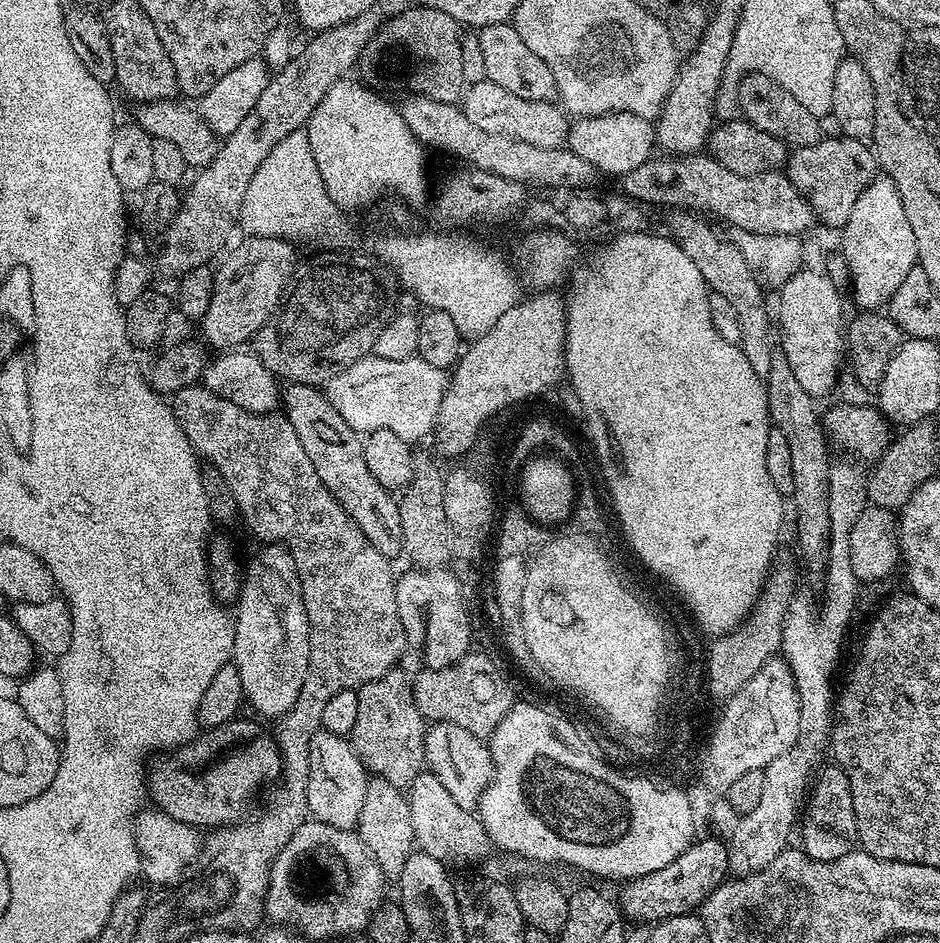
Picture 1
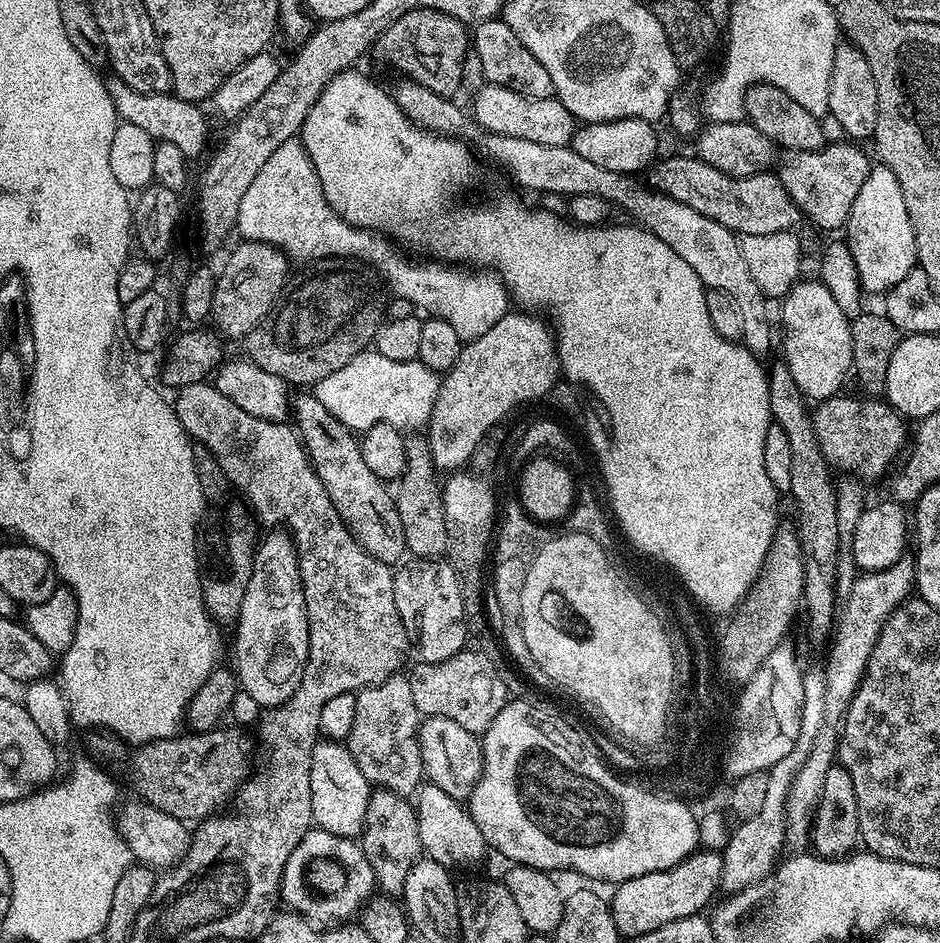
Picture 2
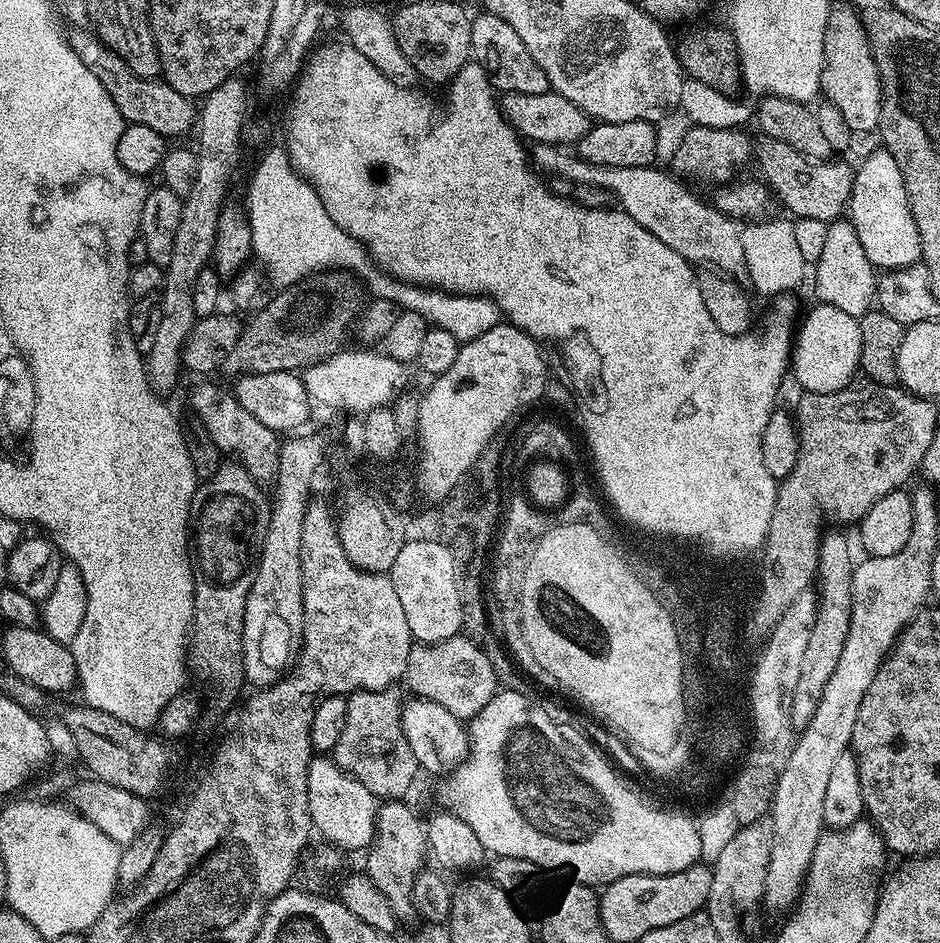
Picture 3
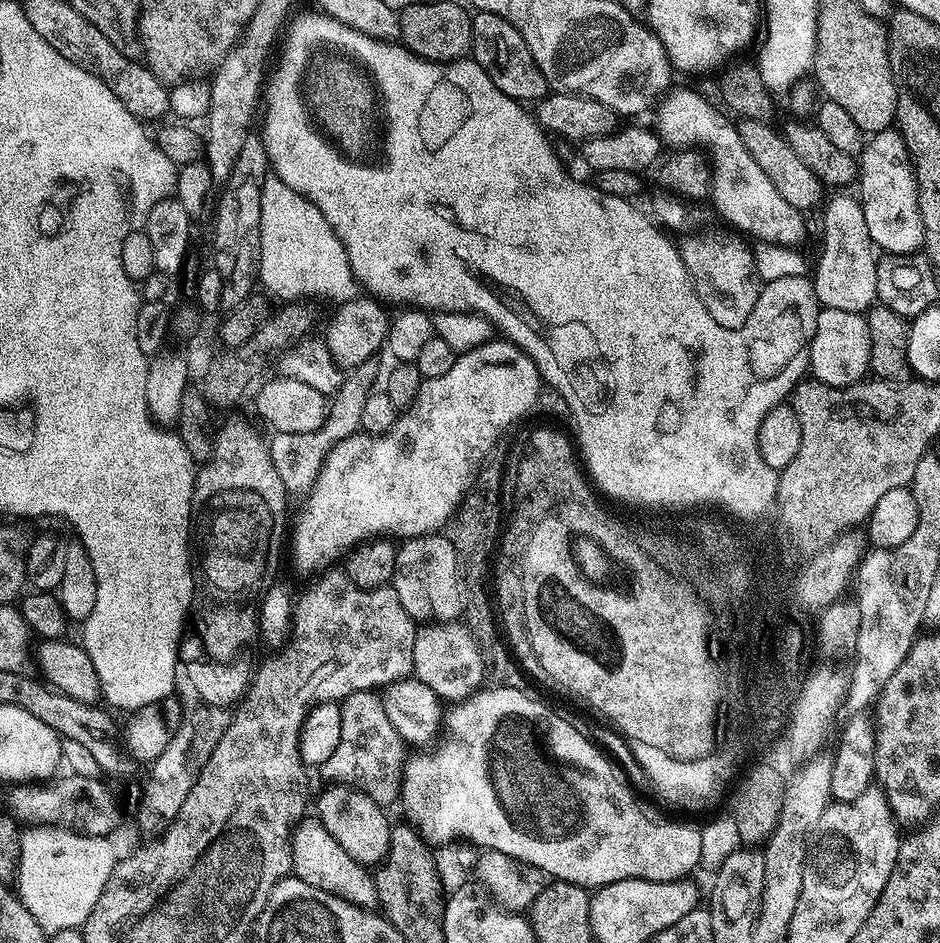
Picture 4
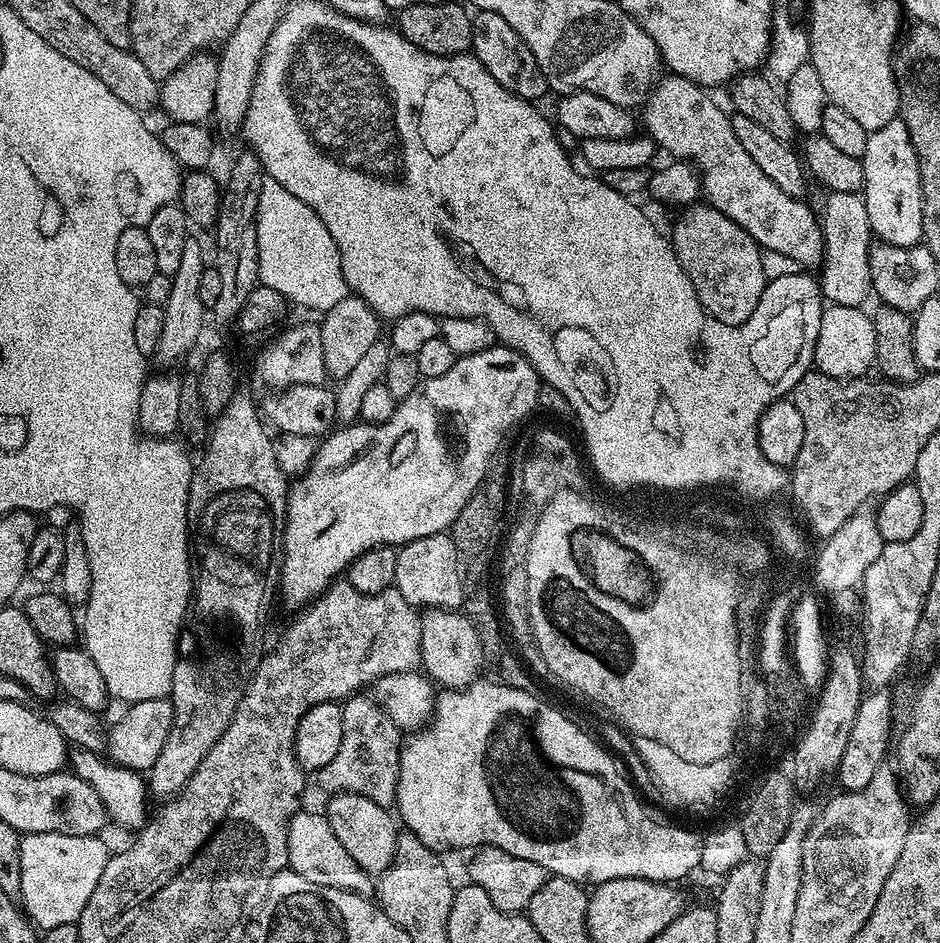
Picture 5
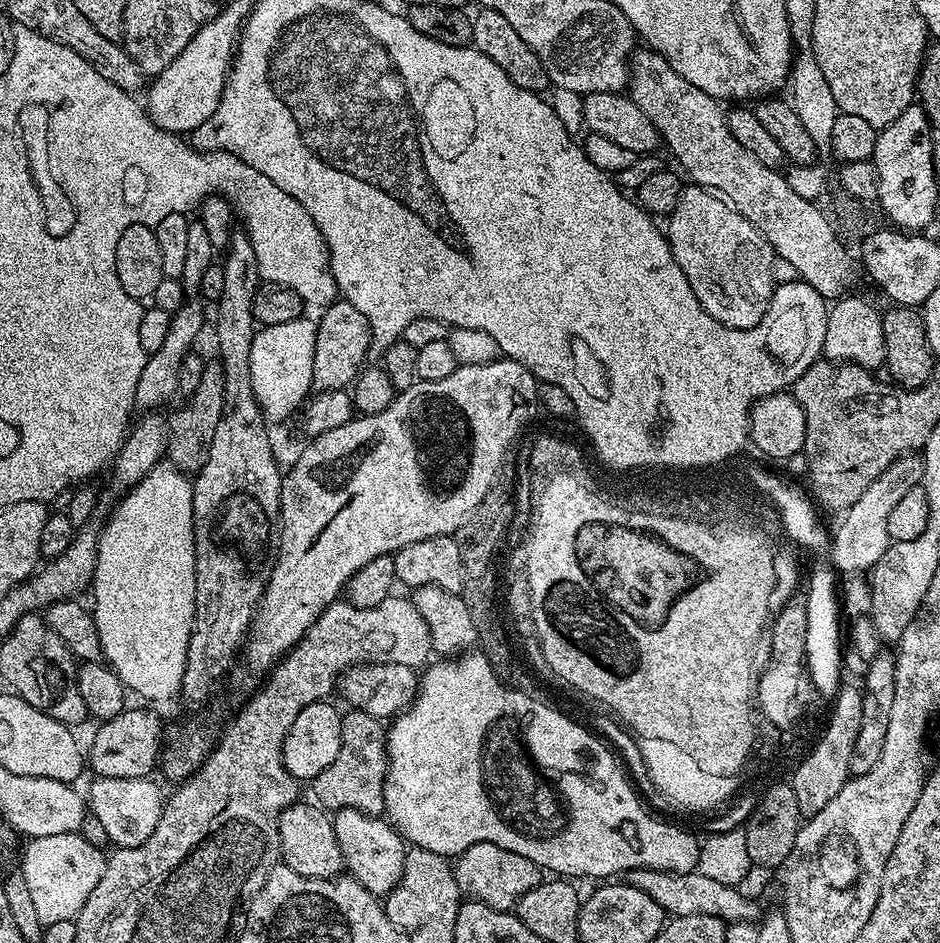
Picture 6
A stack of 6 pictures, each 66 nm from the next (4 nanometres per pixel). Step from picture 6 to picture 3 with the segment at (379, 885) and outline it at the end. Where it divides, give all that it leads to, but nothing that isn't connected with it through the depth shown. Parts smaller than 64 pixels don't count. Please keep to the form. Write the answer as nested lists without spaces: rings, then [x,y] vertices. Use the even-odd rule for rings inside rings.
[[[317,755],[308,767],[308,805],[313,829],[321,832],[329,840],[329,845],[345,853],[363,853],[371,846],[376,833],[378,798],[370,794],[370,790],[366,790],[366,786],[362,786],[362,782],[358,782],[349,772],[342,771],[335,759],[327,755]]]

